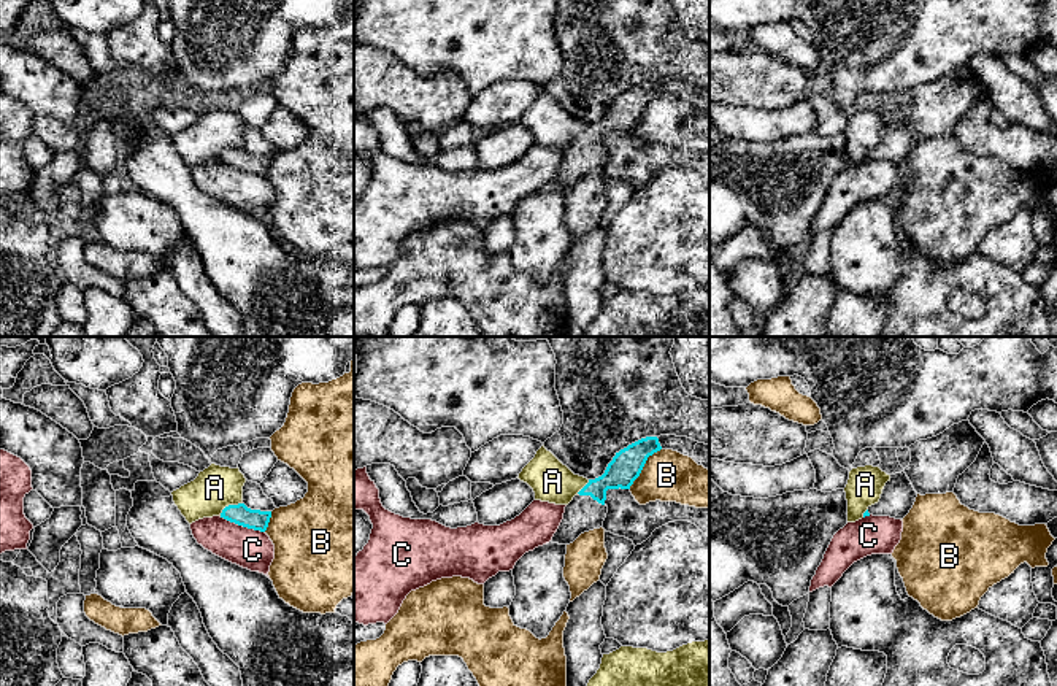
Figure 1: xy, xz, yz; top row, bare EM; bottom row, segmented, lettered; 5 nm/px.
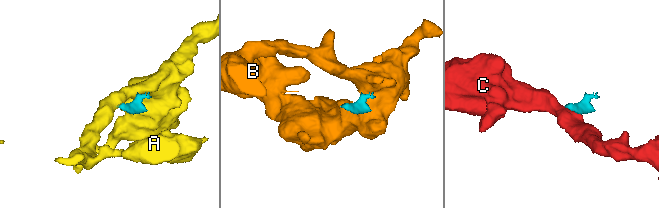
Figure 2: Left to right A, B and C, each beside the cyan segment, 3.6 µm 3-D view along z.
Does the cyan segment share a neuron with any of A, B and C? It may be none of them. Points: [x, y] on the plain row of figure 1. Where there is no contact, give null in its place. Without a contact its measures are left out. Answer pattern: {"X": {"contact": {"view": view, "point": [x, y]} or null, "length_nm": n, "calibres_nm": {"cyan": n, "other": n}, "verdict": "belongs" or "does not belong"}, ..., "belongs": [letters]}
{"A": {"contact": {"view": "xy", "point": [229, 150]}, "length_nm": 140, "calibres_nm": {"cyan": 100, "other": 220}, "verdict": "does not belong"}, "B": {"contact": {"view": "xz", "point": [643, 110]}, "length_nm": 260, "calibres_nm": {"cyan": 160, "other": 260}, "verdict": "does not belong"}, "C": {"contact": {"view": "xy", "point": [242, 169]}, "length_nm": 240, "calibres_nm": {"cyan": 100, "other": 200}, "verdict": "does not belong"}, "belongs": []}

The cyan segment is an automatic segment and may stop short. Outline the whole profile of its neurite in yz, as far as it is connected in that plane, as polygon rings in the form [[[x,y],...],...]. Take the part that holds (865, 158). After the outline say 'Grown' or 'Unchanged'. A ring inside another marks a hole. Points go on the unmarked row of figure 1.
[[[905,116],[890,119],[886,127],[878,148],[868,151],[865,160],[890,160],[903,164],[916,146],[917,137],[914,135]]]. Grown

